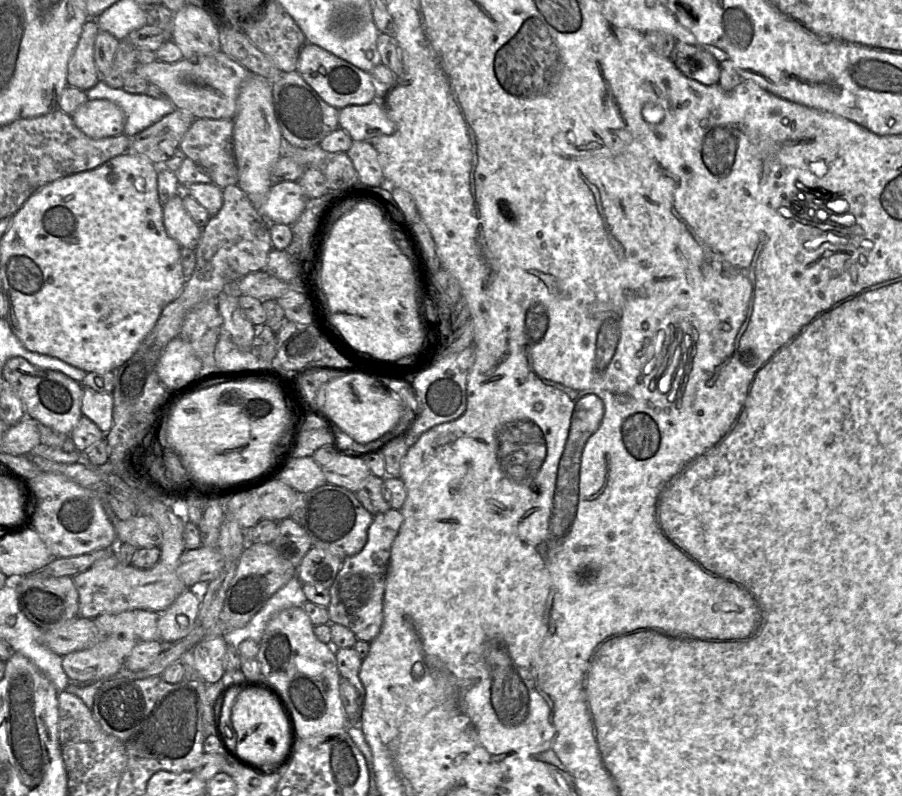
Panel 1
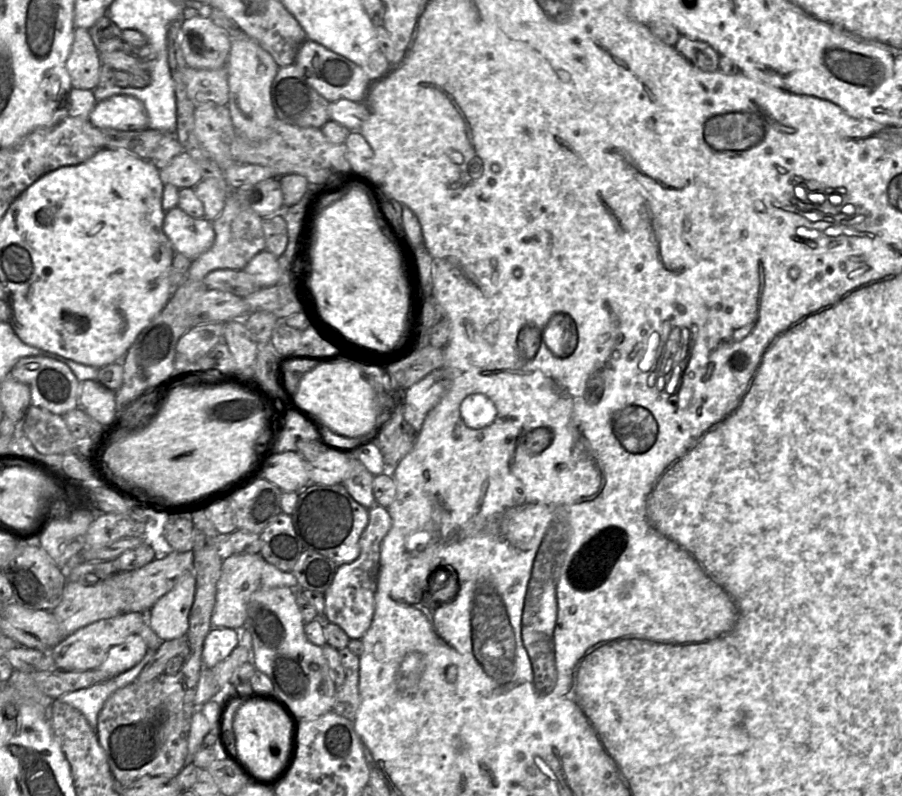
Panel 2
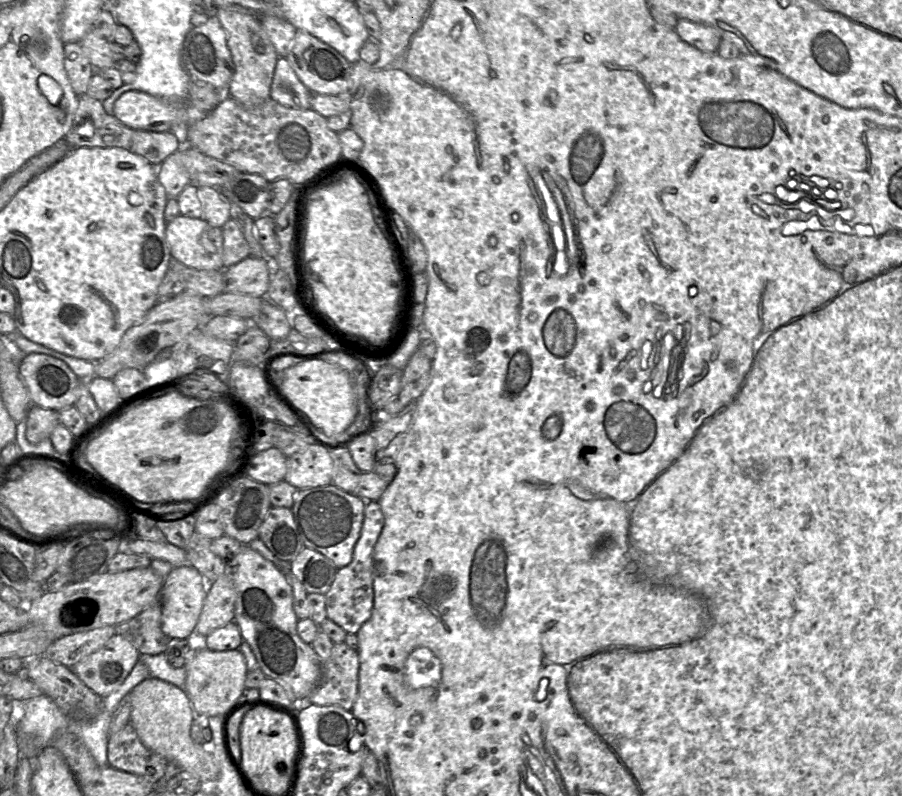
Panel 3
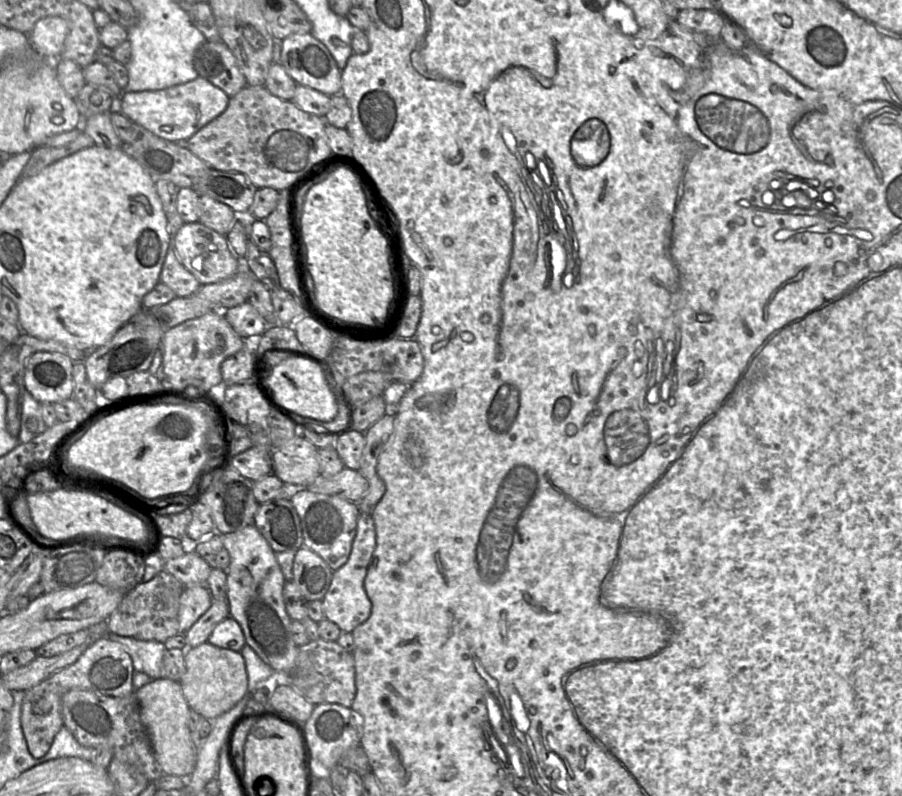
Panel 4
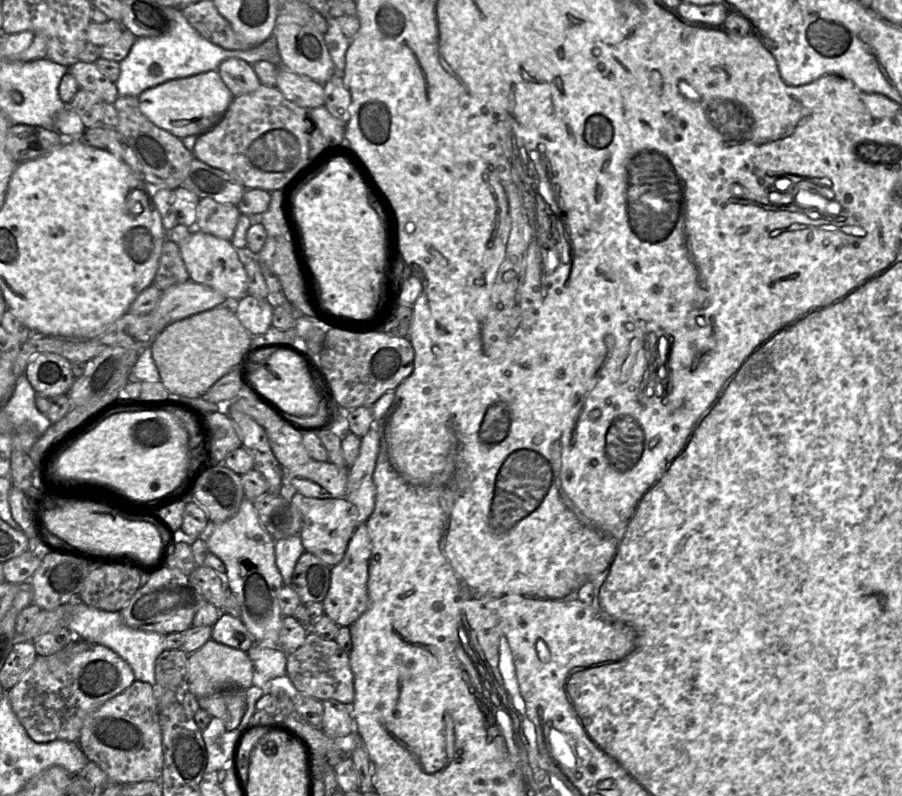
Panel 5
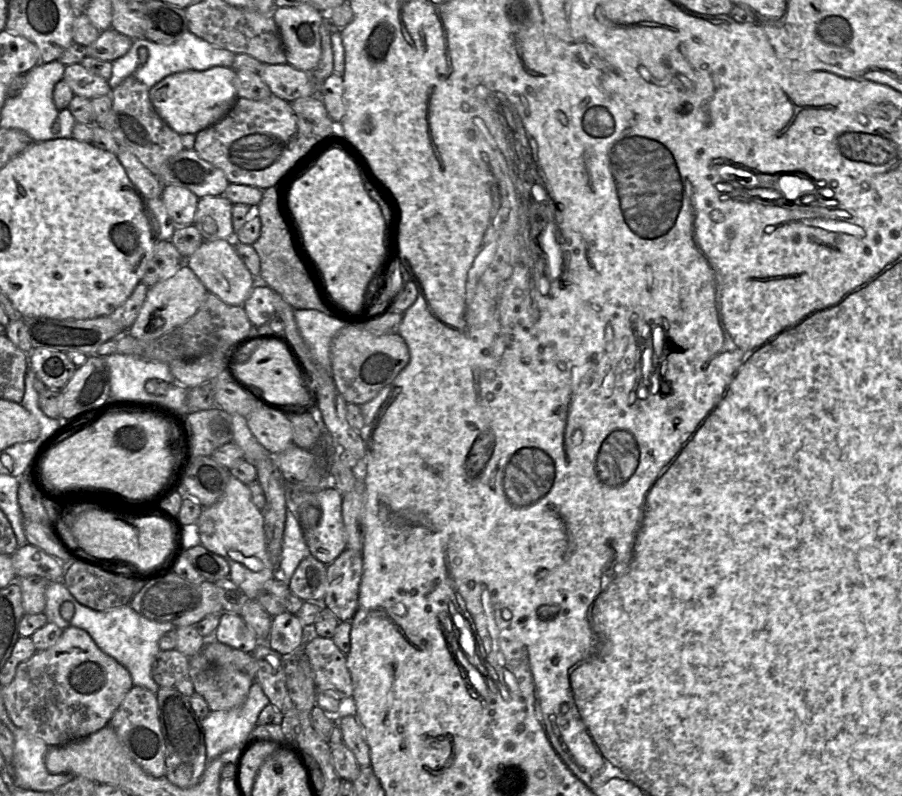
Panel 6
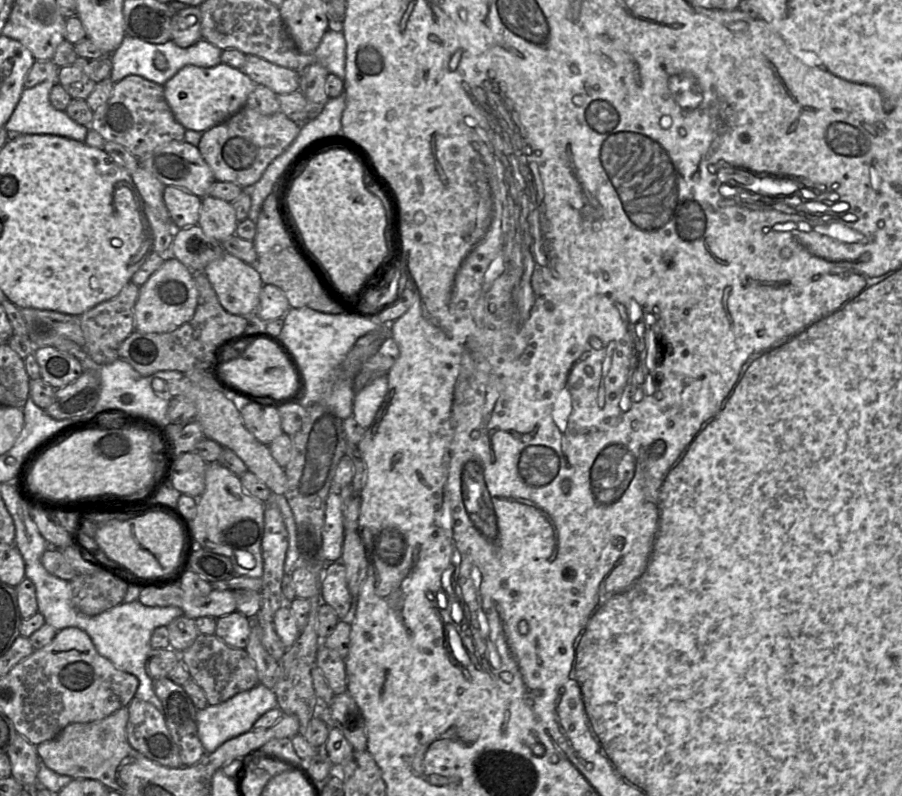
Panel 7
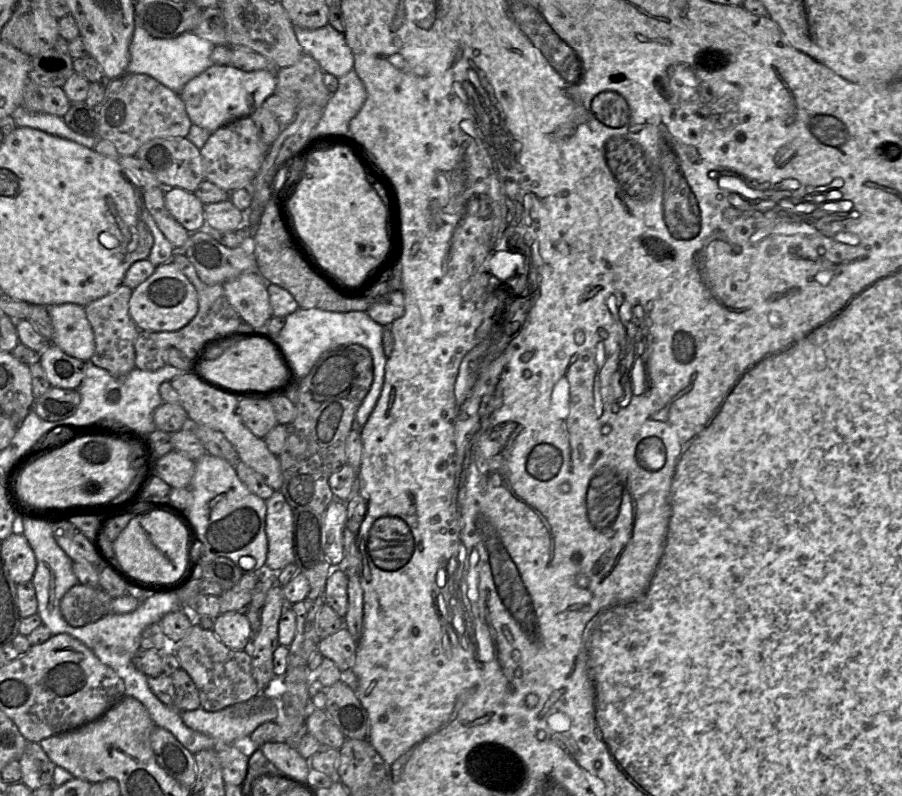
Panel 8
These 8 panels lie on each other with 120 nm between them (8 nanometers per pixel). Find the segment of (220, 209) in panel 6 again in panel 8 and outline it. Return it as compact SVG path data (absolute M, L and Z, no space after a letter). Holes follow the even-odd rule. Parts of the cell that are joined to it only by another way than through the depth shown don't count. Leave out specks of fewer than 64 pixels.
M230 199L205 205L204 215L205 227L221 231L235 231L246 221L246 214Z

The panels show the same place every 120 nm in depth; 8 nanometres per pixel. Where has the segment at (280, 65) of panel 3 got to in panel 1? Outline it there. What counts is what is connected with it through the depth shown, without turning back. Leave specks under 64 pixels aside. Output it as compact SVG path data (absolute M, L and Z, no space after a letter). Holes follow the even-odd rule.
M297 71L282 72L271 83L272 101L283 139L293 147L319 145L332 131L339 128L339 110L327 104Z

